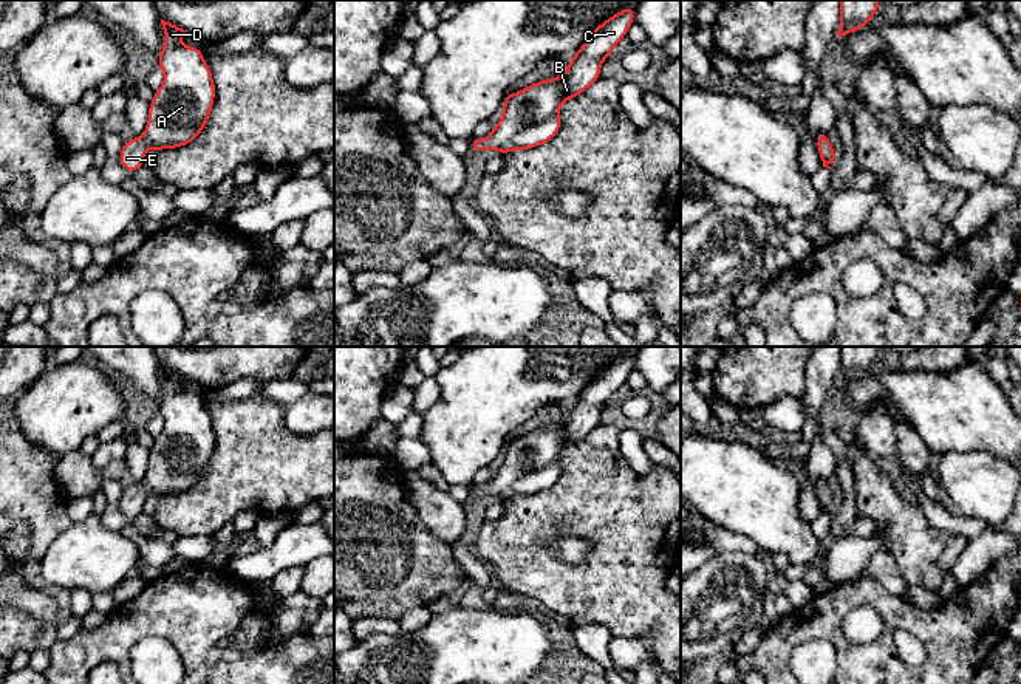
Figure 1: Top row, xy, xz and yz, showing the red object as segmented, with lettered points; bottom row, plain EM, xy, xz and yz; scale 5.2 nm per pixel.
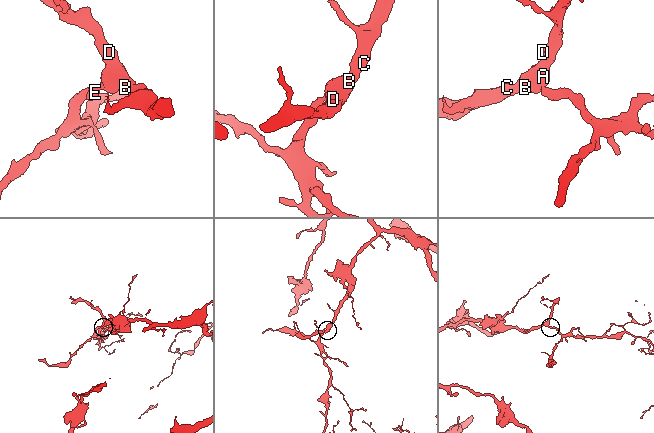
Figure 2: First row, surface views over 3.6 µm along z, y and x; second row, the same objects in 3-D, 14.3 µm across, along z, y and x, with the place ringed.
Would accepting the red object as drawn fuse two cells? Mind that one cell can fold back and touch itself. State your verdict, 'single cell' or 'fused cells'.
single cell

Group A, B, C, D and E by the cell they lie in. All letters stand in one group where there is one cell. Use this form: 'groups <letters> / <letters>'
groups A B C D E

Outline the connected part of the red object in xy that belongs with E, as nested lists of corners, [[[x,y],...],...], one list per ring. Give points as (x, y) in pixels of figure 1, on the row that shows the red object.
[[[162,19],[161,25],[166,40],[158,62],[164,82],[149,104],[145,130],[122,145],[119,162],[127,172],[142,167],[149,149],[178,149],[196,139],[215,101],[212,71],[203,59],[201,48],[184,45],[181,36],[189,32],[178,25]]]

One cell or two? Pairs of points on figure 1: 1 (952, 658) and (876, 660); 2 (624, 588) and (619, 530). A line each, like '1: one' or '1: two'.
1: one
2: one

